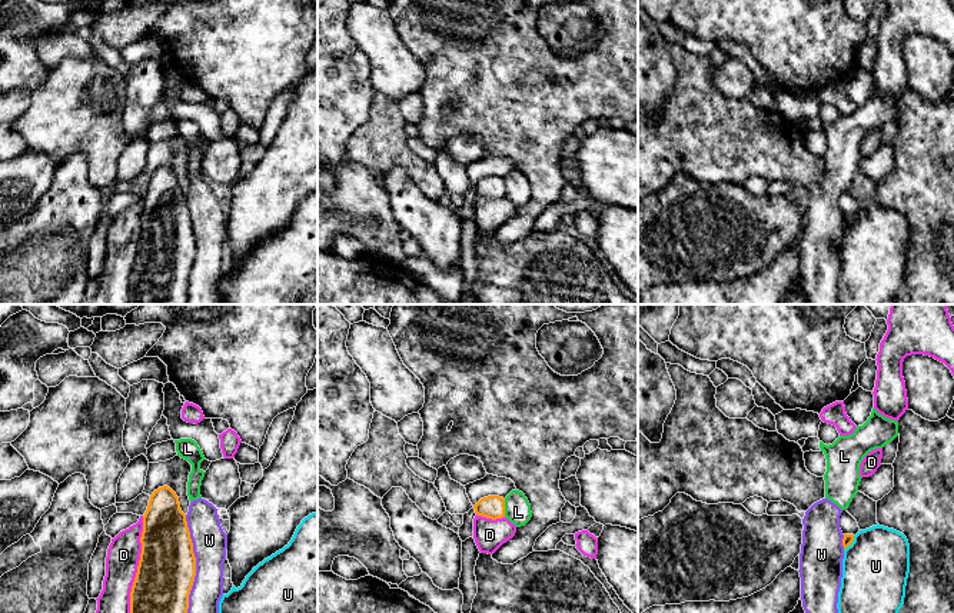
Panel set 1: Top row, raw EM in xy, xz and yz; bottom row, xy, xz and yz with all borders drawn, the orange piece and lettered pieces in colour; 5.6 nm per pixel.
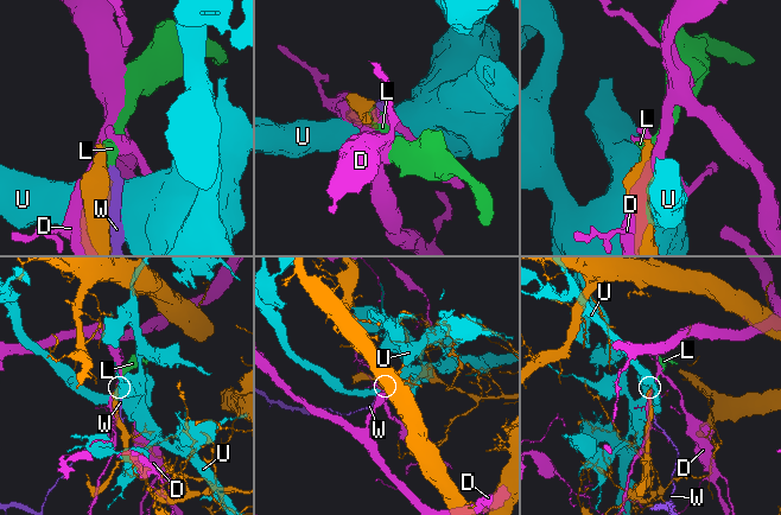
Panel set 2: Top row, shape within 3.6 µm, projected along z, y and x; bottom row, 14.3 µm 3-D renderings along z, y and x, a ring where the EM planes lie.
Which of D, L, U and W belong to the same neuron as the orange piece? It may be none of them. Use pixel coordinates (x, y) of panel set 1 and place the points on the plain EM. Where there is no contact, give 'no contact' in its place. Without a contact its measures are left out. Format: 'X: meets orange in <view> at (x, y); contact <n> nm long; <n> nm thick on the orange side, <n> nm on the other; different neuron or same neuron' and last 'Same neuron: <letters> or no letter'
D: meets orange in xy at (138, 250); contact 600 nm long; 340 nm thick on the orange side, 190 nm on the other; different neuron
L: meets orange in xz at (504, 187); contact 100 nm long; 130 nm thick on the orange side, 140 nm on the other; different neuron
U: meets orange in yz at (851, 222); contact 110 nm long; 60 nm thick on the orange side, 380 nm on the other; different neuron
W: meets orange in xy at (195, 249); contact 600 nm long; 320 nm thick on the orange side, 190 nm on the other; different neuron
Same neuron: no letter

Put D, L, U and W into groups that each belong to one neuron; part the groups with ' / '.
D / L W / U

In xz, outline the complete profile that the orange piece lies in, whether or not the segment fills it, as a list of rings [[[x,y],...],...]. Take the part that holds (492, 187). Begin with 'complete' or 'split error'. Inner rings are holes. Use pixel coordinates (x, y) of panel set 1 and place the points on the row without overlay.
complete | [[[488,176],[481,179],[475,186],[475,193],[486,199],[502,199],[505,197],[505,179],[499,176]]]

